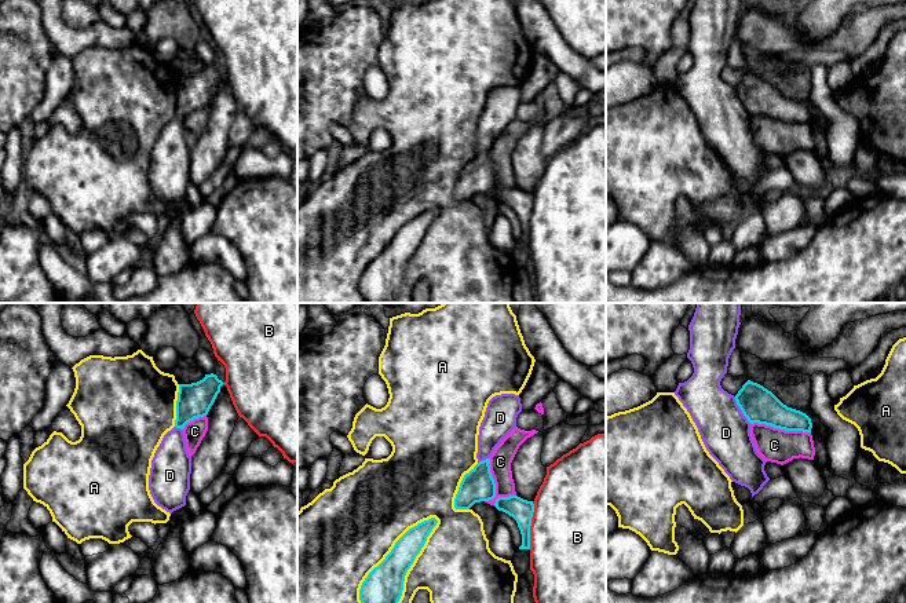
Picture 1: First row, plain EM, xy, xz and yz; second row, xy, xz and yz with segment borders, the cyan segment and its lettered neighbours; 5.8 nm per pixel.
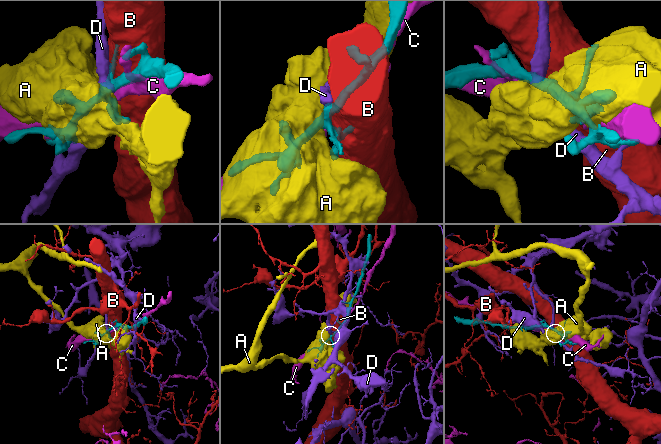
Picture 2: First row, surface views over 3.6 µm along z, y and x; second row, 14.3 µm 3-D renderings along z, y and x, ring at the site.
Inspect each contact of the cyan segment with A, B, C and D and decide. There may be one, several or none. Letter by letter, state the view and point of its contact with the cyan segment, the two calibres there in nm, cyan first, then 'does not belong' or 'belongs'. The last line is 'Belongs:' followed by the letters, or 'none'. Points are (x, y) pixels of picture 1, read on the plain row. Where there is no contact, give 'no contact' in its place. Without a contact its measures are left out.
A: contact xz (386, 249); calibres 240 and 480 nm; does not belong
B: contact xz (530, 216); calibres 130 and 500 nm; does not belong
C: contact xz (493, 172); calibres 190 and 130 nm; does not belong
D: contact yz (741, 101); calibres 200 and 280 nm; does not belong
Belongs: none

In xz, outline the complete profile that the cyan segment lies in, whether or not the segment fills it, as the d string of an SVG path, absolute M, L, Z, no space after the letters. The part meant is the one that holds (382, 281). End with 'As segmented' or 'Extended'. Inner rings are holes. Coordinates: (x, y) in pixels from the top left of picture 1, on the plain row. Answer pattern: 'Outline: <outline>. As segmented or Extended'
Outline: M431 209L409 220L386 251L375 259L359 281L359 292L369 303L392 303L403 282L403 273L438 212Z. As segmented

